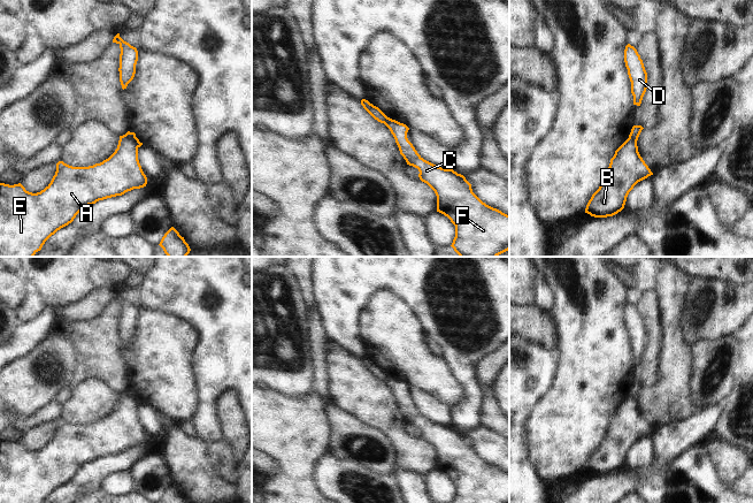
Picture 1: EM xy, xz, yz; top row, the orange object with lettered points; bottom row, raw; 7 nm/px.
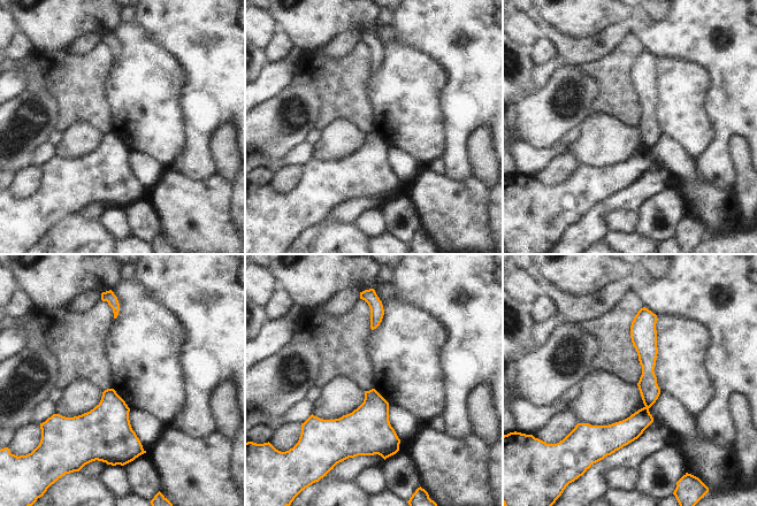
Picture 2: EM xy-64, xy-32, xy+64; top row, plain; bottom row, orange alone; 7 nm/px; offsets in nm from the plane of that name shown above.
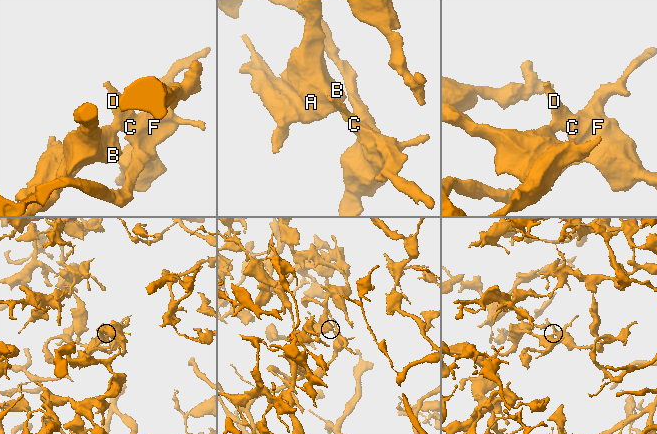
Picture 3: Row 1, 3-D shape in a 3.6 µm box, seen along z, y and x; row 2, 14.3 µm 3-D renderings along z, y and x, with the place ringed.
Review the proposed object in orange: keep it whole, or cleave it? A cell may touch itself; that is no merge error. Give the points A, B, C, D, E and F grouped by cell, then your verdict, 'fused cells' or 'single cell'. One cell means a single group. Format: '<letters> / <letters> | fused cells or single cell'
A B E / C D F | fused cells

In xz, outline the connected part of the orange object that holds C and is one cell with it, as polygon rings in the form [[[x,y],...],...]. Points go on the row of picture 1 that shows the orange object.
[[[395,120],[384,123],[393,135],[400,154],[407,165],[418,169],[418,177],[437,196],[437,212],[447,216],[455,226],[452,247],[460,257],[498,257],[509,250],[509,215],[483,203],[471,189],[471,184],[453,169],[445,169],[424,160],[407,138],[409,128]]]

